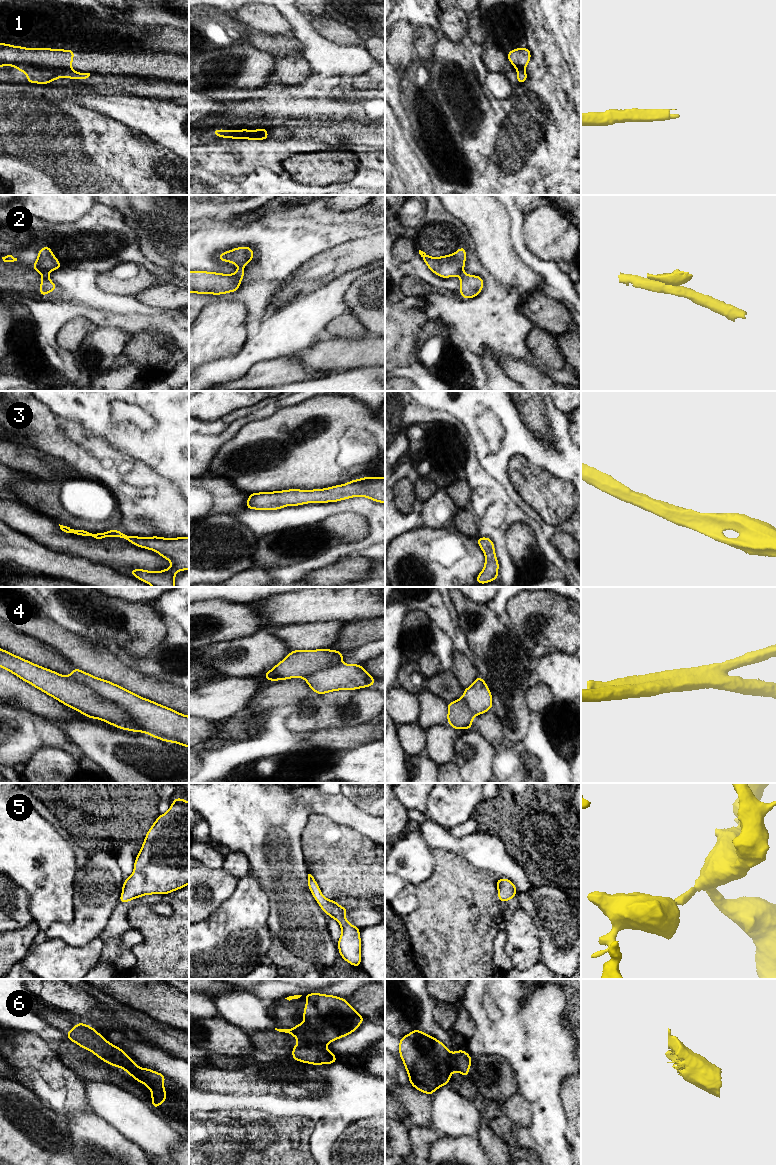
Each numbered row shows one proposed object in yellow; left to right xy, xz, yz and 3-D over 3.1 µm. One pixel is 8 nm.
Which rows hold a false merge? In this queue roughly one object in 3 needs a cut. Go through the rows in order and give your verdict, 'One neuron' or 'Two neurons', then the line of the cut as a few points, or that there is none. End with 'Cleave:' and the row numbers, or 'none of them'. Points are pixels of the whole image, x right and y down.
1: Two neurons. Split along xy (15, 67), (30, 65), (71, 70)
2: Two neurons. Split along xy (41, 274), (47, 275)
3: One neuron. No split
4: Two neurons. Split along xy (68, 676), (91, 687), (102, 697), (122, 708), (146, 733)
5: One neuron. No split
6: Two neurons. Split along xz (298, 1040), (324, 1047)
Cleave: 1, 2, 4, 6

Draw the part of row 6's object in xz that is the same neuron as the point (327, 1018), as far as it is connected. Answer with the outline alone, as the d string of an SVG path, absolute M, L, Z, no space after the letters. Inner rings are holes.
M321 993L304 995L304 1021L290 1029L275 1030L291 1034L298 1041L325 1047L332 1041L355 1032L366 1020L345 998Z

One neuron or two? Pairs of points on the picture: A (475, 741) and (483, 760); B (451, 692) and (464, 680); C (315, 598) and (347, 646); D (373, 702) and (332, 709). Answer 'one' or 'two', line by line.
A: one
B: two
C: two
D: one

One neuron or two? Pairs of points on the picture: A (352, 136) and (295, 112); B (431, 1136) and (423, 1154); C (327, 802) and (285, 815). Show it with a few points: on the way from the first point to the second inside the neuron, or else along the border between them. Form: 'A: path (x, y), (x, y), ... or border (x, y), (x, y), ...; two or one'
A: border (303, 119), (323, 119), (335, 122); two
B: path (427, 1140), (423, 1144), (423, 1150); one
C: border (297, 793), (298, 803), (304, 804), (312, 813); two

